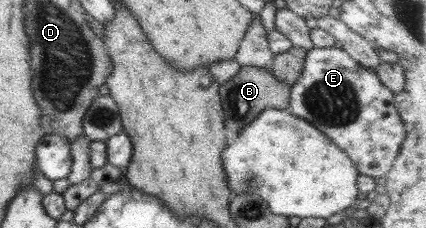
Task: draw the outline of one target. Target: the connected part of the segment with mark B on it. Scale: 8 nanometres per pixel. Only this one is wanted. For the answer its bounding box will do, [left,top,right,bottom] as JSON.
[218,66,289,143]

